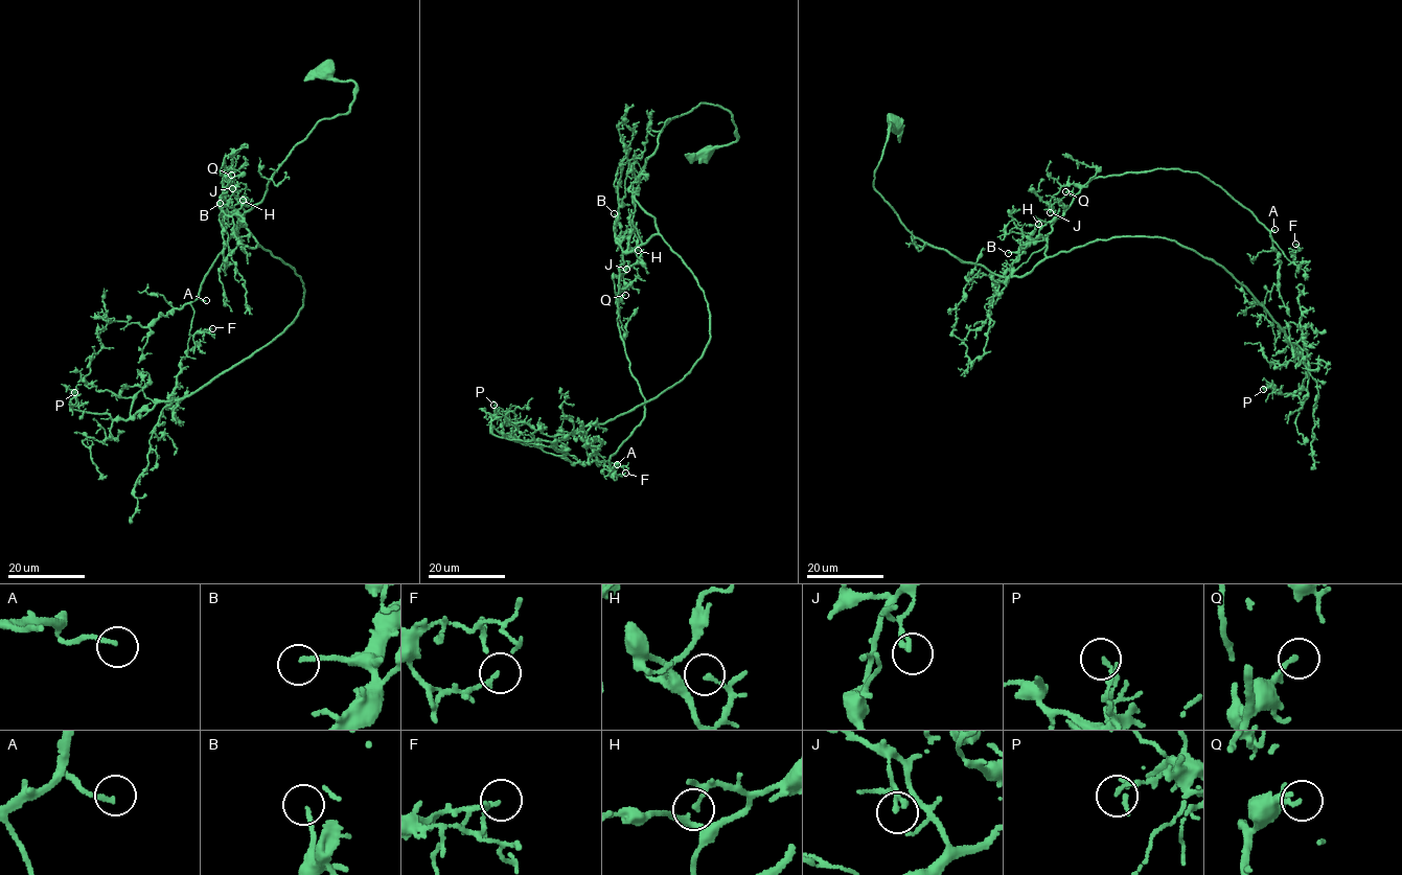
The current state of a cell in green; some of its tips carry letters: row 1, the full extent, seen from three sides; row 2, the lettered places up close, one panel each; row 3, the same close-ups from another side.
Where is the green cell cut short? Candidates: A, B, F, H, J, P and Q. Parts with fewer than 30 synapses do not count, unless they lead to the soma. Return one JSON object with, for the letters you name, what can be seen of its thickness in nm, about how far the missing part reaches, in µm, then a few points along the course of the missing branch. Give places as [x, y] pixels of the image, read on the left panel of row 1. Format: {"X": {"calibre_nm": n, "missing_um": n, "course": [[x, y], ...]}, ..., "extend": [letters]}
{"A": {"calibre_nm": 150, "missing_um": 10, "course": [[206, 300], [217, 313], [221, 321], [224, 319]]}, "B": {"calibre_nm": 150, "missing_um": 20, "course": [[220, 203], [229, 186], [249, 191], [258, 199], [255, 200]]}, "extend": ["A", "B"]}

